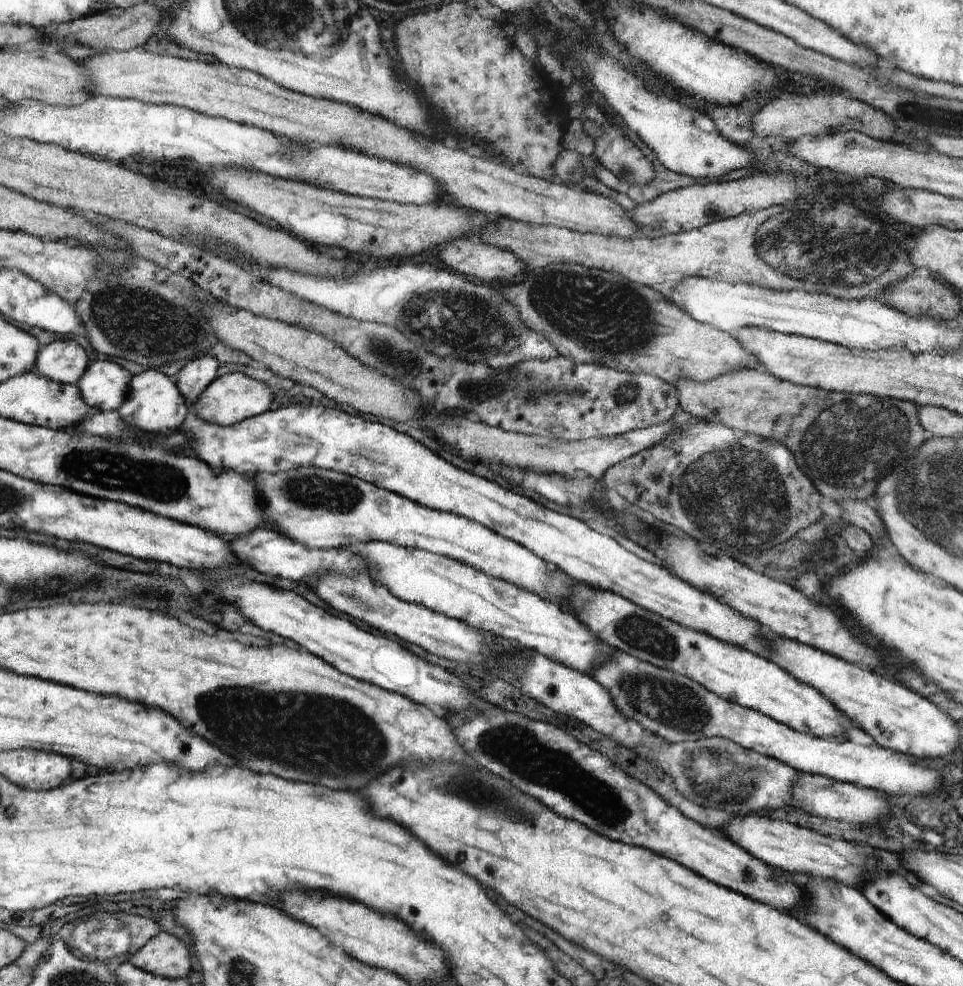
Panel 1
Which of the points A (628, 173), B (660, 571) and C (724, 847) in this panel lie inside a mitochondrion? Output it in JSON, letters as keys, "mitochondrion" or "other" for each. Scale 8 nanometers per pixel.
{"A":"mitochondrion","B":"other","C":"other"}

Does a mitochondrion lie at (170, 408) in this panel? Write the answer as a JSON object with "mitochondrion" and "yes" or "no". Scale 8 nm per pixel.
{"mitochondrion":"no"}

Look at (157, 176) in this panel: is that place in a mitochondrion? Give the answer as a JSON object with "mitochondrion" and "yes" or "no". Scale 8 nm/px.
{"mitochondrion":"no"}

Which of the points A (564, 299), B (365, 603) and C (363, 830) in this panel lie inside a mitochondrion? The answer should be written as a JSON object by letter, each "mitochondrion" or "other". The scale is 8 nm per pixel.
{"A":"mitochondrion","B":"mitochondrion","C":"other"}

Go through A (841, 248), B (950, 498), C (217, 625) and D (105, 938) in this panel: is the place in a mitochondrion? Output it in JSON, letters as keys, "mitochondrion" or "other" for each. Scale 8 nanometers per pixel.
{"A":"mitochondrion","B":"mitochondrion","C":"other","D":"mitochondrion"}

